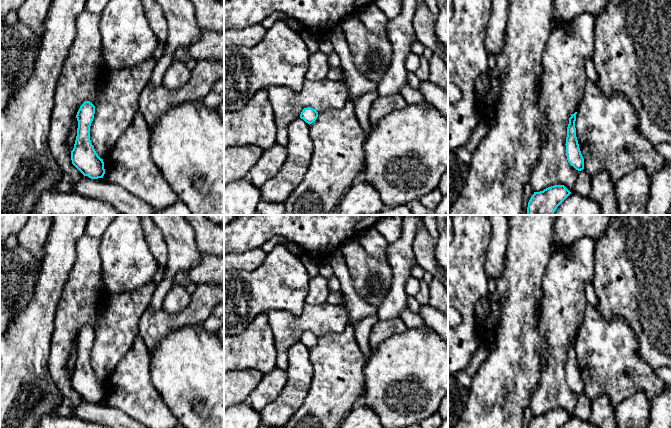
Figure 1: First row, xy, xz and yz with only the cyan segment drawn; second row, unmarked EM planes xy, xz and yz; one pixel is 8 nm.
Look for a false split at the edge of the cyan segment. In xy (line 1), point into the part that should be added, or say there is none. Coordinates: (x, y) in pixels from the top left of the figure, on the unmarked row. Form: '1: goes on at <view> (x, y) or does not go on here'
1: does not go on here

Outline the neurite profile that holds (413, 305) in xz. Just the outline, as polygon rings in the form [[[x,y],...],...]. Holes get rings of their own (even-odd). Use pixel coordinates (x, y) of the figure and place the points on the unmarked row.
[[[408,296],[407,299],[407,308],[413,313],[419,314],[421,305],[416,300],[415,296]]]

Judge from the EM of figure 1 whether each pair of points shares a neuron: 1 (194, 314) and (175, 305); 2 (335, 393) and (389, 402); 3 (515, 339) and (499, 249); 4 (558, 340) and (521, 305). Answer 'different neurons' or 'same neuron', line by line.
1: different neurons
2: different neurons
3: different neurons
4: different neurons

